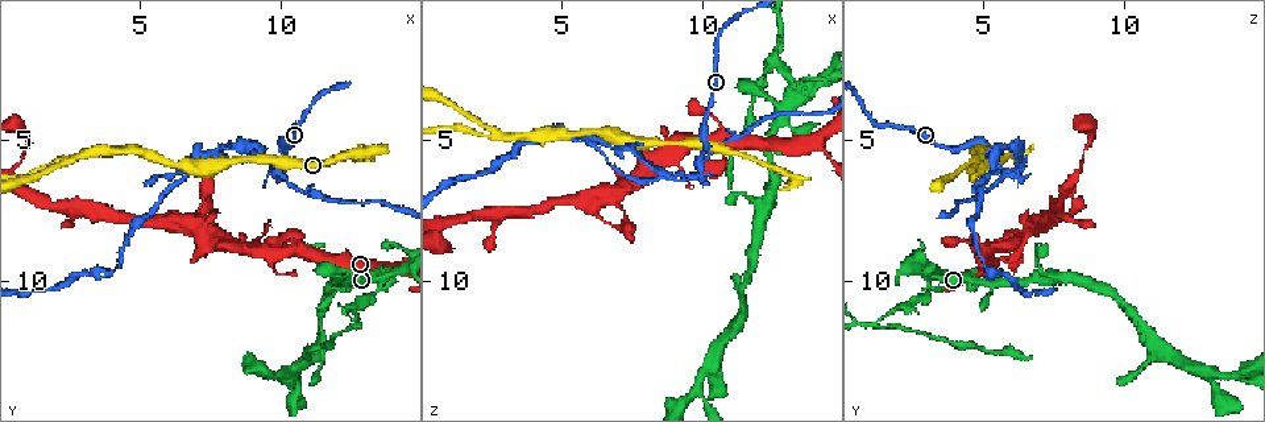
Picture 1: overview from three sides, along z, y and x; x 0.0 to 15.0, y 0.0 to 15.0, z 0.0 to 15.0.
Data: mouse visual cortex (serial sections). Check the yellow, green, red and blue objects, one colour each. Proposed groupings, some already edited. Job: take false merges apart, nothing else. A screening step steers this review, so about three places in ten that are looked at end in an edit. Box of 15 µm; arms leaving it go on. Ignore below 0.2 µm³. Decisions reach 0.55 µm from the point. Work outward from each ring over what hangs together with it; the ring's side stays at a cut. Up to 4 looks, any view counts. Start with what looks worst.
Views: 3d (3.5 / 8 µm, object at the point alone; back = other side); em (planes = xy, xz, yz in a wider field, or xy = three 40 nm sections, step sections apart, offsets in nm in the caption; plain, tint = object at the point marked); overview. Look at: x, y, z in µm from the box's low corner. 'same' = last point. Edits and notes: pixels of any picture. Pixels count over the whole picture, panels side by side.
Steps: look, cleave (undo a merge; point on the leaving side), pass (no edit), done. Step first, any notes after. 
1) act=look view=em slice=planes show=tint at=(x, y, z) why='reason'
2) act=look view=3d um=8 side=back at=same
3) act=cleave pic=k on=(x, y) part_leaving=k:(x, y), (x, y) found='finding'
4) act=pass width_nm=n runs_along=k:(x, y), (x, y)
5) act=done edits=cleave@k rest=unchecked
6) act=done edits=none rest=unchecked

act=look view=3d um=8 at=(2.8, 5.5, 4.9) why='three-way junction'

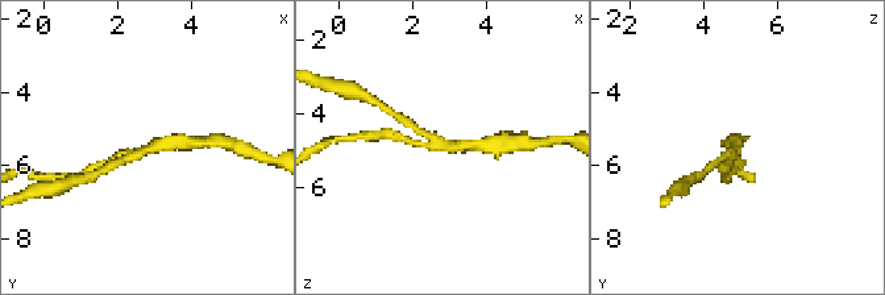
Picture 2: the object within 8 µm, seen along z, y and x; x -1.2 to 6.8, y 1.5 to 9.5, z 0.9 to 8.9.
act=look view=em slice=xy step=2 show=tint at=(2.9, 5.6, 4.8) arms=3 arm_widths_nm=200,200,250 why='shape alone is not enough'

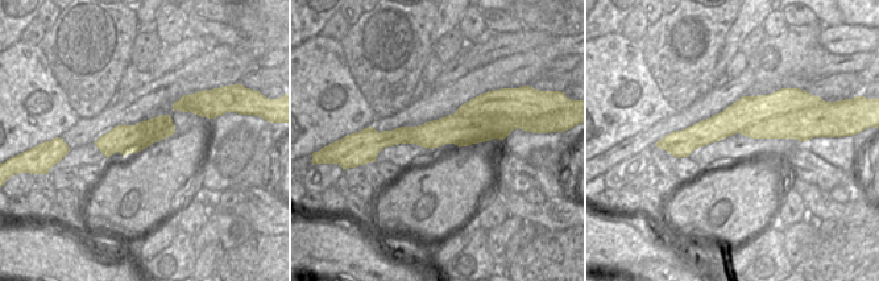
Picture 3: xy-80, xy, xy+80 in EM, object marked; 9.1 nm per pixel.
act=cleave pic=2 on=(407, 140) found='a second cell is stuck on'

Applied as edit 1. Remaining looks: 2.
act=look view=3d um=8 at=(9.9, 6.2, 5.7) why='two arms in line, one across'

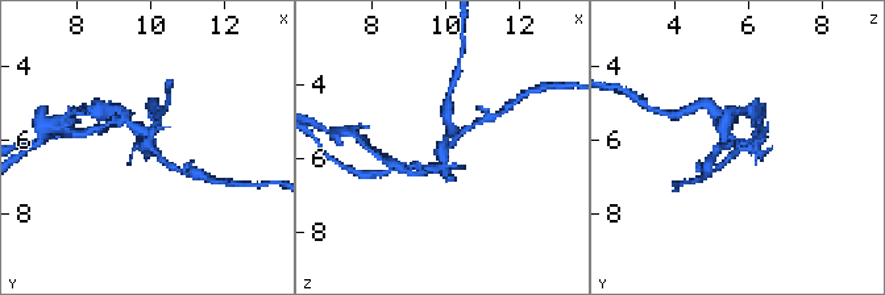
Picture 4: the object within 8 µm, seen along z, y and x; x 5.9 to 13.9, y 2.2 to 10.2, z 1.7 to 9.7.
act=look view=em slice=xy step=5 show=tint at=(9.8, 6.1, 5.7)

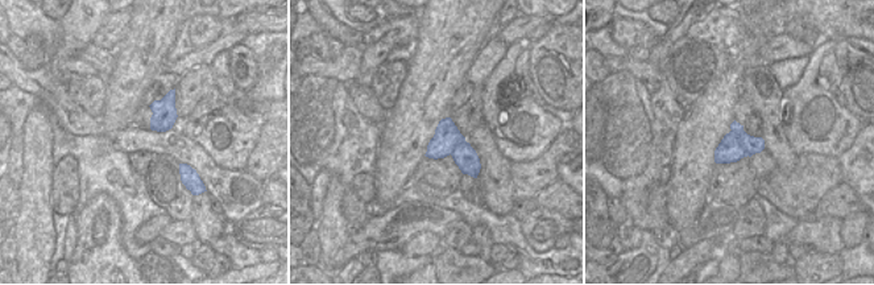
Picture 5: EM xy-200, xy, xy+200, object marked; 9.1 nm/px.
act=cleave pic=4 on=(432, 169) part_leaving=4:(443, 154), (443, 167), (407, 167) found='a second cell is stuck on'

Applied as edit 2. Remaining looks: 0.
act=done edits=cleave@2,cleave@4 rest=unchecked

